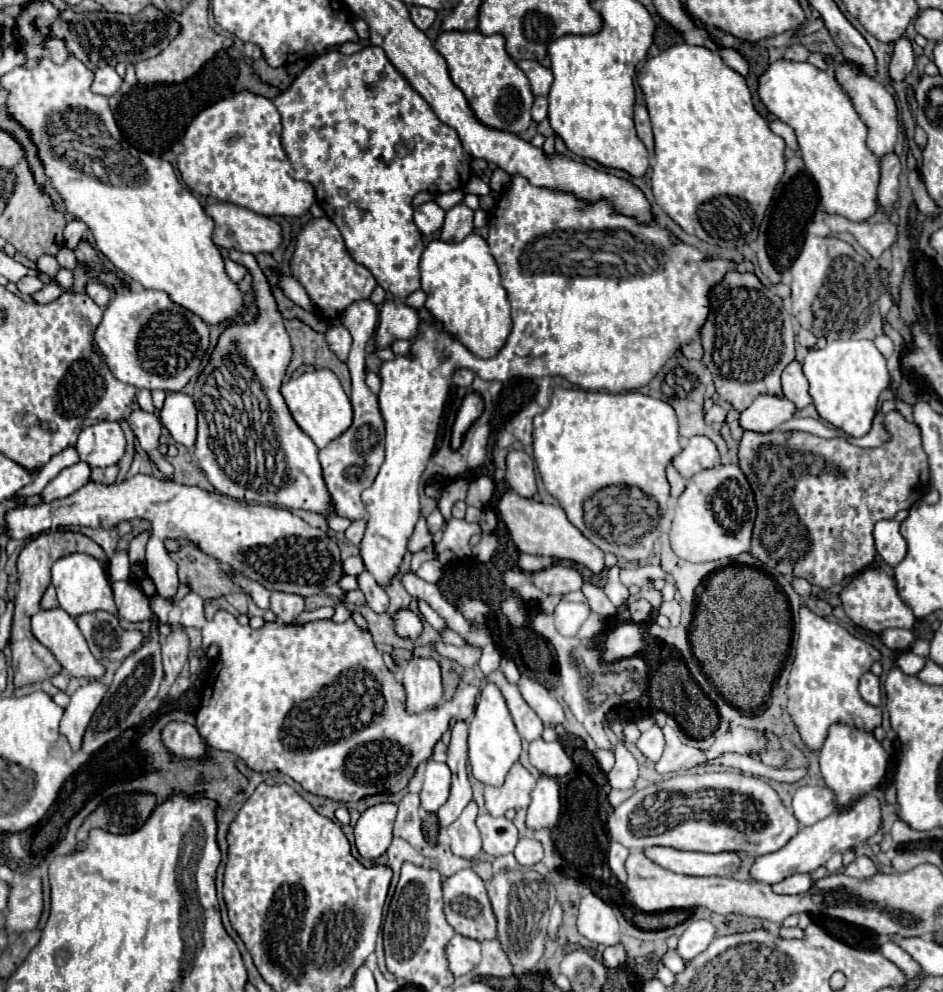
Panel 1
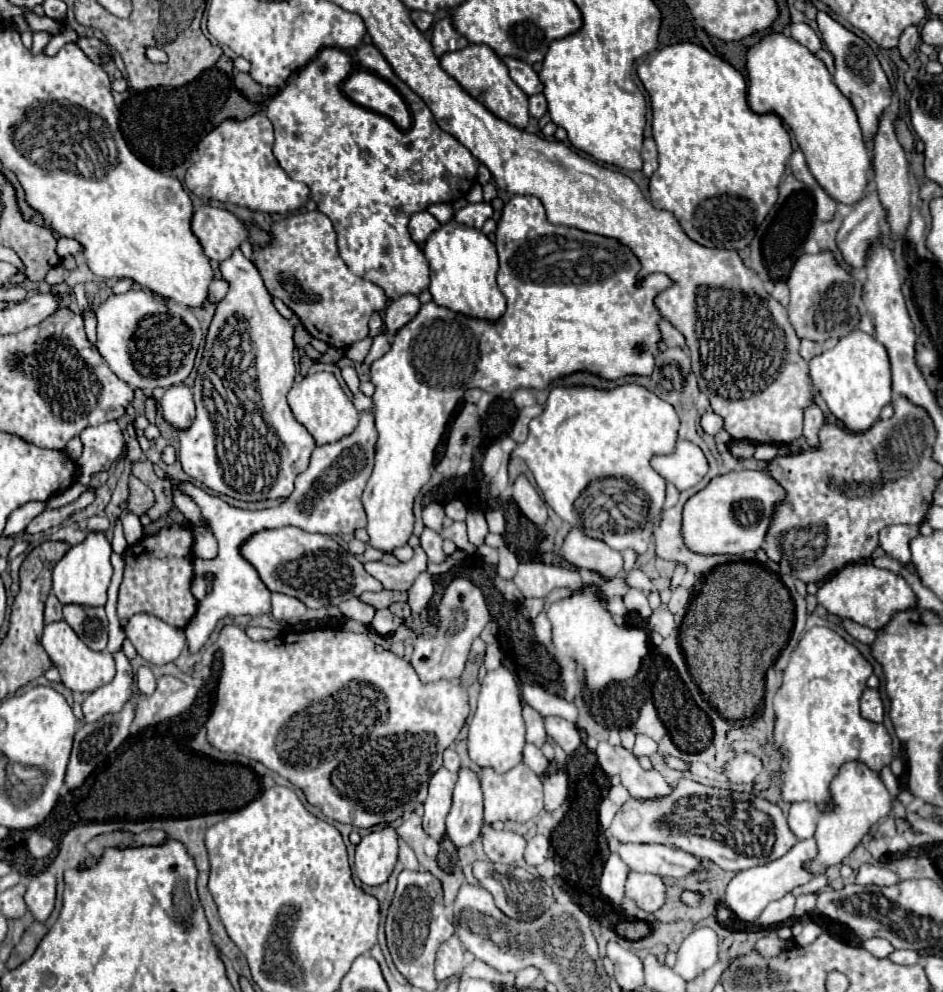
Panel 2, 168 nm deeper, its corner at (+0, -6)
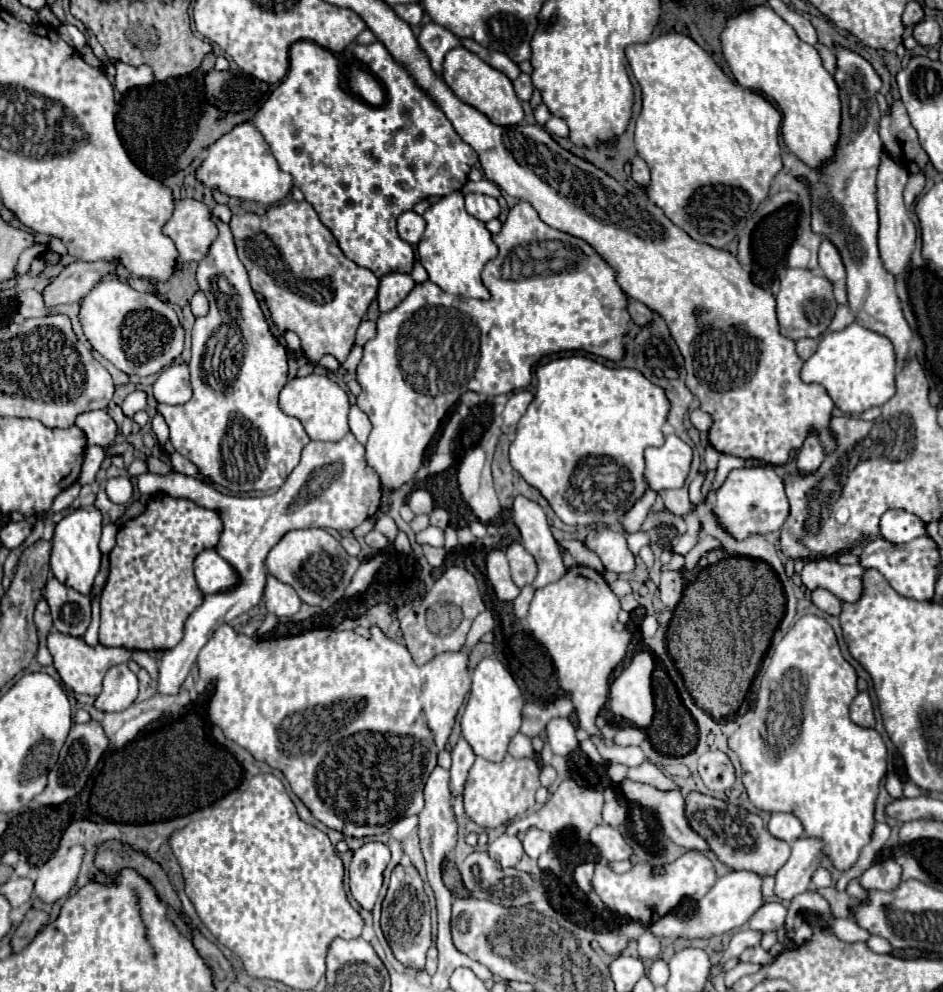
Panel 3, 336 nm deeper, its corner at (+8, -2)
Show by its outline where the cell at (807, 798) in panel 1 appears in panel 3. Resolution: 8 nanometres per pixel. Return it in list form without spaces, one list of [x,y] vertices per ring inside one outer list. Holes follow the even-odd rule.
[[[774,813],[768,821],[768,831],[776,839],[792,843],[802,835],[804,827],[800,825],[800,821],[796,821],[796,817],[792,817],[792,813]]]

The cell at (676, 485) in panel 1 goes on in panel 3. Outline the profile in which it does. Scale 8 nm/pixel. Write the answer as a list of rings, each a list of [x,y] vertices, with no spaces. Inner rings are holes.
[[[648,489],[648,491],[632,505],[632,509],[626,511],[626,513],[620,517],[620,523],[622,523],[622,527],[624,527],[626,533],[636,533],[636,531],[640,531],[640,527],[642,527],[646,515],[648,515],[648,511],[650,511],[654,499],[656,499],[656,493],[652,493],[652,491]]]

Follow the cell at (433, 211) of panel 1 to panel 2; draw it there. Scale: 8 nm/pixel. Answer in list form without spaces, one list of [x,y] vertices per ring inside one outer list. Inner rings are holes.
[[[420,211],[410,219],[410,235],[416,243],[424,243],[438,227],[440,223],[428,211]]]

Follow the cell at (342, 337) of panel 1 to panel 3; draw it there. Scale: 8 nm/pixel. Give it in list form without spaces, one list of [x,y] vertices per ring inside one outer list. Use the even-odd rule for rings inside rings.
[[[352,405],[352,409],[350,409],[350,431],[356,435],[358,443],[366,445],[368,435],[372,431],[372,423],[370,423],[368,415],[358,409],[358,405]]]

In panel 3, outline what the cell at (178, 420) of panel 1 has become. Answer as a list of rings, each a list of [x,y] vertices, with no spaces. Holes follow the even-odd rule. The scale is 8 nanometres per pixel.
[[[174,363],[164,367],[154,383],[154,397],[168,405],[186,403],[192,397],[190,371],[186,363]]]

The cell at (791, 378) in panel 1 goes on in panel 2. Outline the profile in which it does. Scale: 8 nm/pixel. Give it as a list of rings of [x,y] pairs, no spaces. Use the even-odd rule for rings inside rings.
[[[810,405],[804,409],[804,437],[808,445],[816,445],[822,421],[824,421],[824,415],[818,405]]]

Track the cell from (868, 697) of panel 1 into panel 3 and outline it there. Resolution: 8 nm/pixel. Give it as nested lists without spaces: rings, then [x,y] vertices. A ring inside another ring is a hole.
[[[866,691],[858,693],[850,705],[852,721],[860,727],[874,727],[874,713],[872,713],[872,701]]]

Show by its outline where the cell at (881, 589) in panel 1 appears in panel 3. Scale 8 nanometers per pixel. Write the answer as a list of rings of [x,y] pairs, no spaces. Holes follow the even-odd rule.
[[[818,559],[806,561],[802,569],[802,583],[808,591],[822,587],[834,593],[840,601],[858,601],[862,593],[862,573],[860,565],[840,565],[836,561]]]

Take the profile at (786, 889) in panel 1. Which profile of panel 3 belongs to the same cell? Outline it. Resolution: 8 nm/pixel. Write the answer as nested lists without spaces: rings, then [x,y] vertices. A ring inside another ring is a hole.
[[[766,903],[752,915],[748,927],[752,931],[760,931],[766,935],[770,931],[782,929],[784,921],[786,921],[786,907],[782,903]]]

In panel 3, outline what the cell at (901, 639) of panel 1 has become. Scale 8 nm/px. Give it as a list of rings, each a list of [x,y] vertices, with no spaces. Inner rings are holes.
[[[814,589],[810,593],[810,597],[812,597],[814,605],[818,605],[822,611],[826,611],[830,615],[838,615],[840,613],[842,601],[838,597],[834,597],[830,591],[826,591],[826,589]]]

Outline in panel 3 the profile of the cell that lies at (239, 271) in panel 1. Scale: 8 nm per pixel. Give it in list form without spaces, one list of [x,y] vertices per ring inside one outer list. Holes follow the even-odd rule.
[[[200,291],[192,297],[190,305],[192,305],[192,313],[194,313],[194,317],[204,317],[204,315],[208,313],[208,299],[206,299],[204,293],[200,293]]]

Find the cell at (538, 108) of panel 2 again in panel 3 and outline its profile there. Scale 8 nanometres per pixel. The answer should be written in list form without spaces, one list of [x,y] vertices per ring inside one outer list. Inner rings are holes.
[[[520,73],[514,81],[512,81],[512,85],[514,85],[514,91],[516,91],[516,95],[522,99],[522,101],[530,101],[530,97],[532,97],[532,79],[530,79],[530,75],[526,75],[526,73]]]

